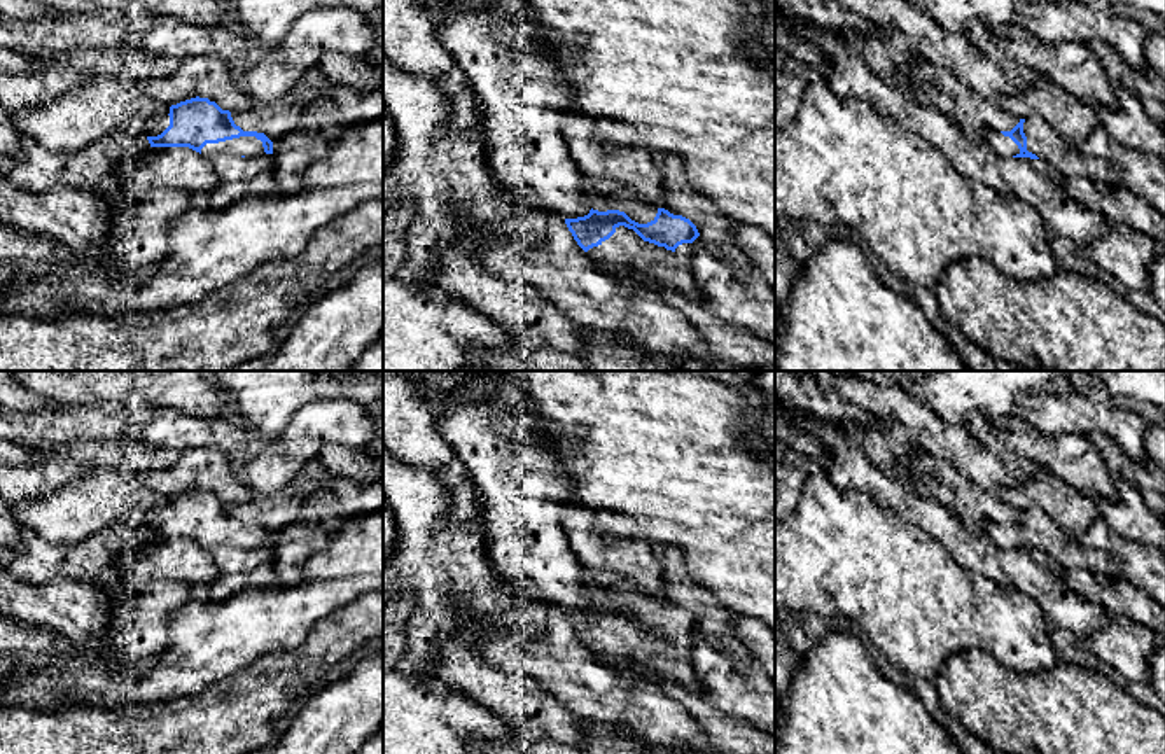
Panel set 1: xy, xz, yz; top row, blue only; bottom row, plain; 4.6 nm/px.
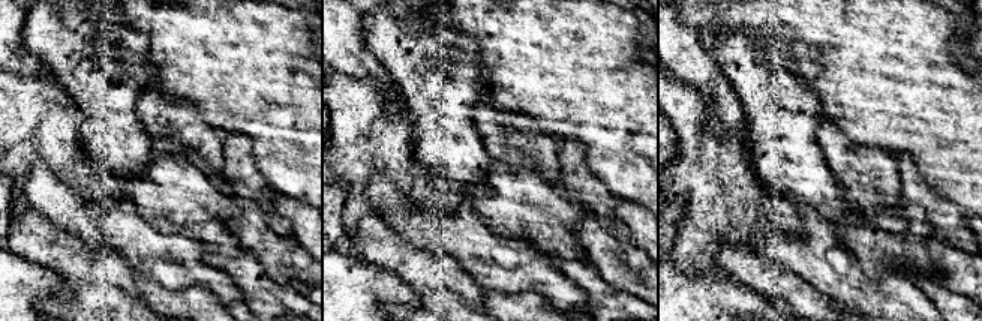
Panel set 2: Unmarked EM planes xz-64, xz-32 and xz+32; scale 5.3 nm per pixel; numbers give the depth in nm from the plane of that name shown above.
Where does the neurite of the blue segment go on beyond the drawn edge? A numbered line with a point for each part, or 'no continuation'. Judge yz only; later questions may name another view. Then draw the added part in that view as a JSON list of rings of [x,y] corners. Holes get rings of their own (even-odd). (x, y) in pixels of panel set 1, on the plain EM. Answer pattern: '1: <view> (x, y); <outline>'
1: yz (996, 532); [[[985,523],[980,530],[988,541],[997,544],[999,548],[1013,549],[1020,546],[1018,537],[1009,528],[1004,528],[1001,523]]]
2: yz (1043, 532); [[[1032,506],[1023,514],[1027,542],[1046,553],[1064,570],[1088,570],[1121,577],[1121,569],[1104,551],[1083,546],[1071,532],[1062,530],[1044,511]]]

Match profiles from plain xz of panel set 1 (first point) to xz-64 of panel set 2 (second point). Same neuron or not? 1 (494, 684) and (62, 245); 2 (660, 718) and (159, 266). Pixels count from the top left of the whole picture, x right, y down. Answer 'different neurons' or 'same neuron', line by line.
1: same neuron
2: same neuron

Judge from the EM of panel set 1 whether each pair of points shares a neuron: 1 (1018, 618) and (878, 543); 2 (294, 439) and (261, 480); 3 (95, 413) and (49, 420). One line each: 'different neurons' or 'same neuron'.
1: same neuron
2: same neuron
3: same neuron

